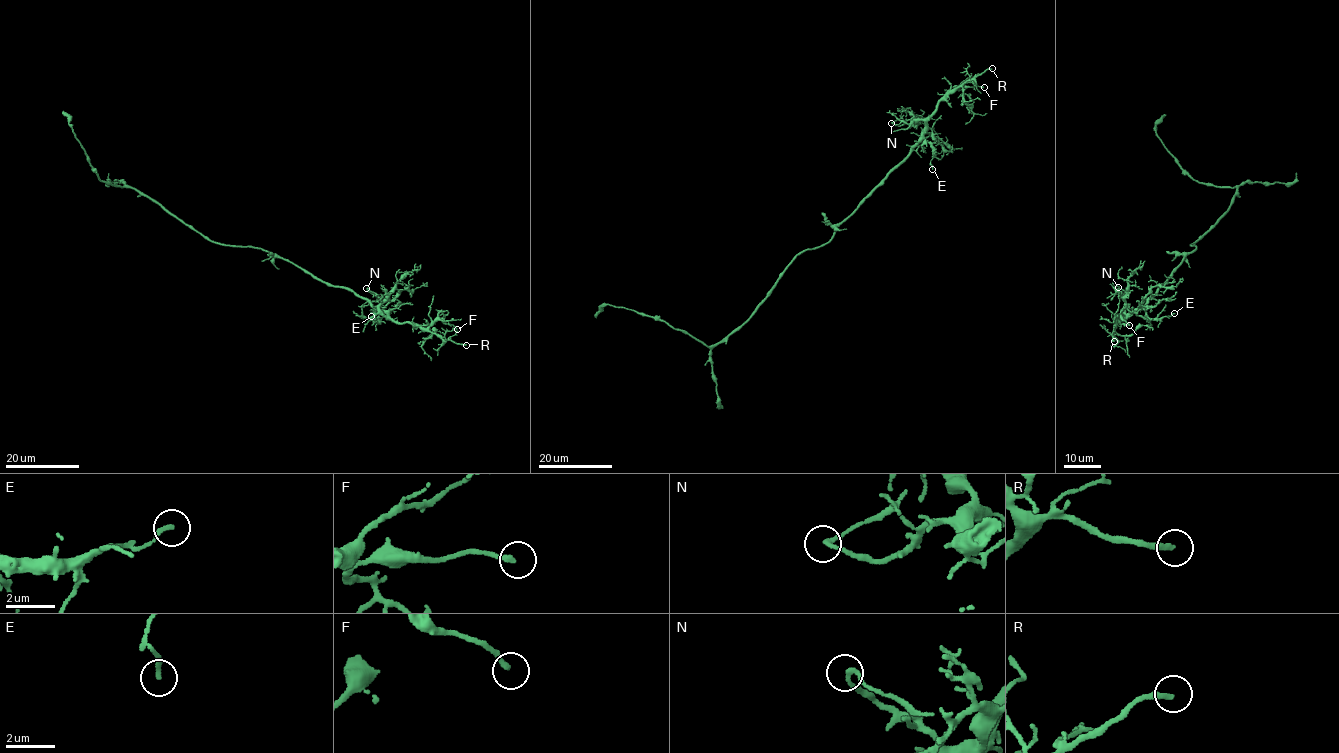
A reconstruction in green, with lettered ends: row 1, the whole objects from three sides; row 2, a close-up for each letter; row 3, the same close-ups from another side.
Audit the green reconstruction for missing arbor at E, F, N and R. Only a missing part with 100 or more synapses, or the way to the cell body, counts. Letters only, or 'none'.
R

